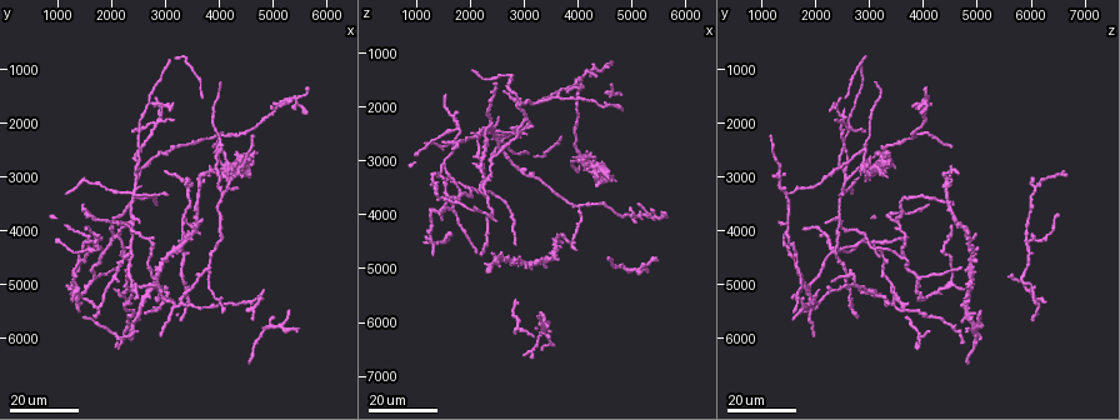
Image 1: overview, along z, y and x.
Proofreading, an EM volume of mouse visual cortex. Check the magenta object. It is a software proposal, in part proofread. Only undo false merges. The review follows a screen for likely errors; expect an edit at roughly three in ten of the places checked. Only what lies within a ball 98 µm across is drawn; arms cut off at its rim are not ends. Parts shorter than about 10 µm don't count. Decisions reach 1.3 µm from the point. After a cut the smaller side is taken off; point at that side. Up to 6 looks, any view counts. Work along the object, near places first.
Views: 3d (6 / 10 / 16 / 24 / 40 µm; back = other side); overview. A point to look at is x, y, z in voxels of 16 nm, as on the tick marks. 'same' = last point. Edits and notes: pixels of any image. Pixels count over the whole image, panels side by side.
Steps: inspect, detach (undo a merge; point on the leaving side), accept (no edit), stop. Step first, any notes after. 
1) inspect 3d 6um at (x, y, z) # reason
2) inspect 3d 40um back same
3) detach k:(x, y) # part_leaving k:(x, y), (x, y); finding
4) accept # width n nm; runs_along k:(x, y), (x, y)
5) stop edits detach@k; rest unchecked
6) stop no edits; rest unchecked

inspect 3d 24um at (1650, 4850, 3950) # side arm on a straight run

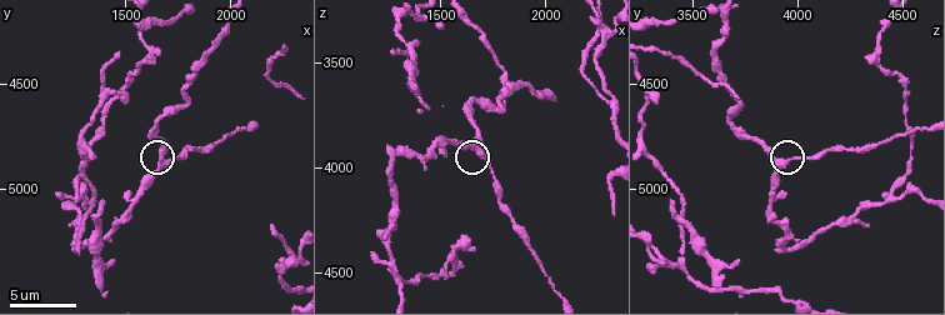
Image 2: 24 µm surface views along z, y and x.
inspect 3d 10um at (1680, 4900, 3930) # closer look

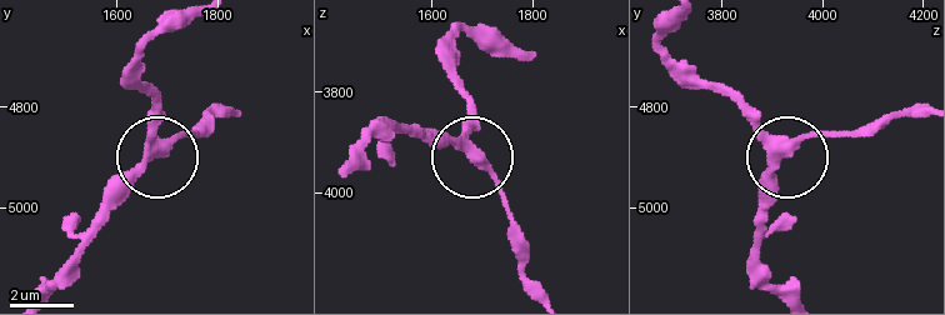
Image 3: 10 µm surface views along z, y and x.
accept # one cell here

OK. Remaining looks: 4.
inspect 3d 24um at (2350, 5300, 3350) # thin arm on a thick one

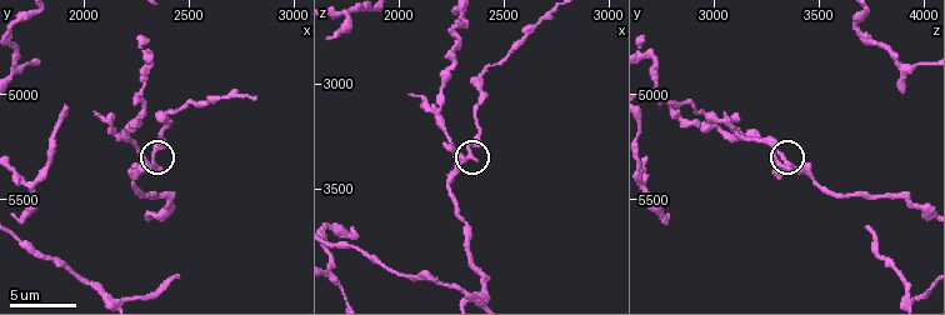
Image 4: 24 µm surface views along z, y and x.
inspect 3d 6um at (2330, 5340, 3330)

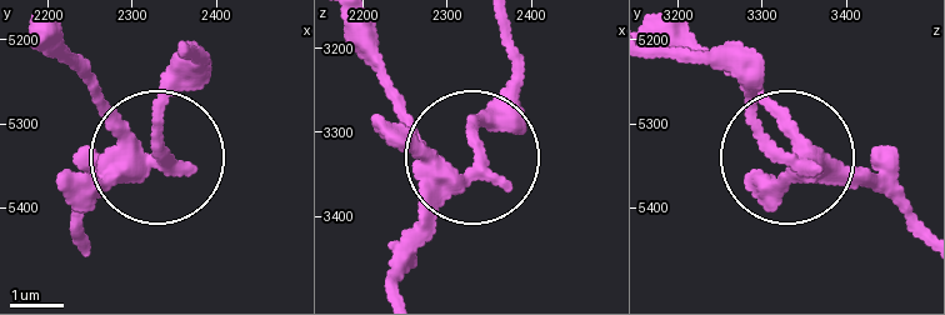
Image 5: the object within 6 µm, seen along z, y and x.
accept # width 310 nm; runs_along 5:(135, 174), (144, 139), (81, 76); all the same cell

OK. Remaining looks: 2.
inspect 3d 16um at (3300, 5300, 1950) # small branch off a trunk

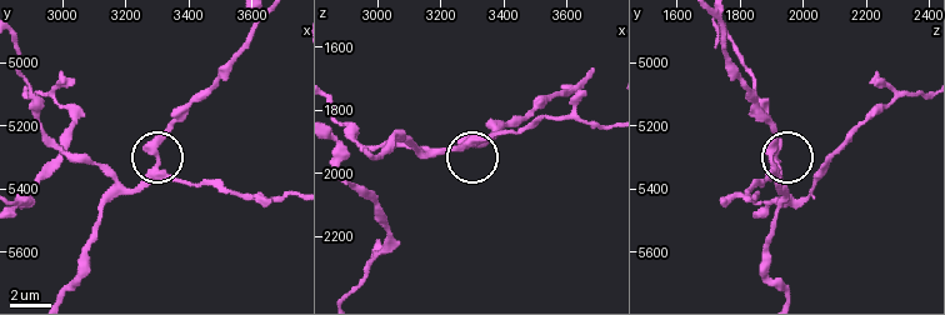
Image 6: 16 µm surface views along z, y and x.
inspect 3d 6um at (3300, 5320, 1910) # zoom in

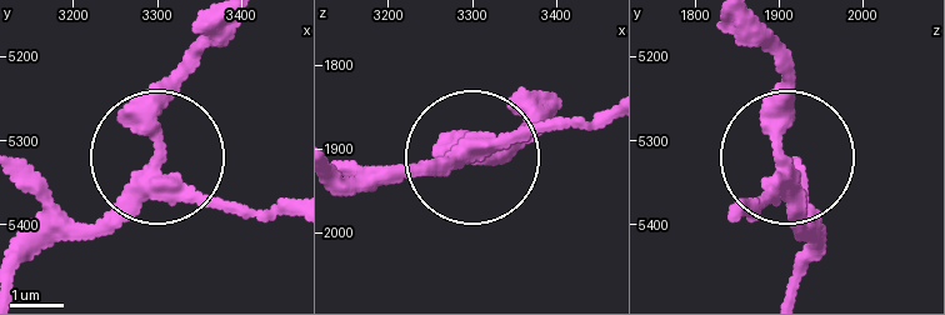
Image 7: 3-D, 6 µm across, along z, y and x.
accept # all the same cell

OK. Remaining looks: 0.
stop no edits; rest unchecked

